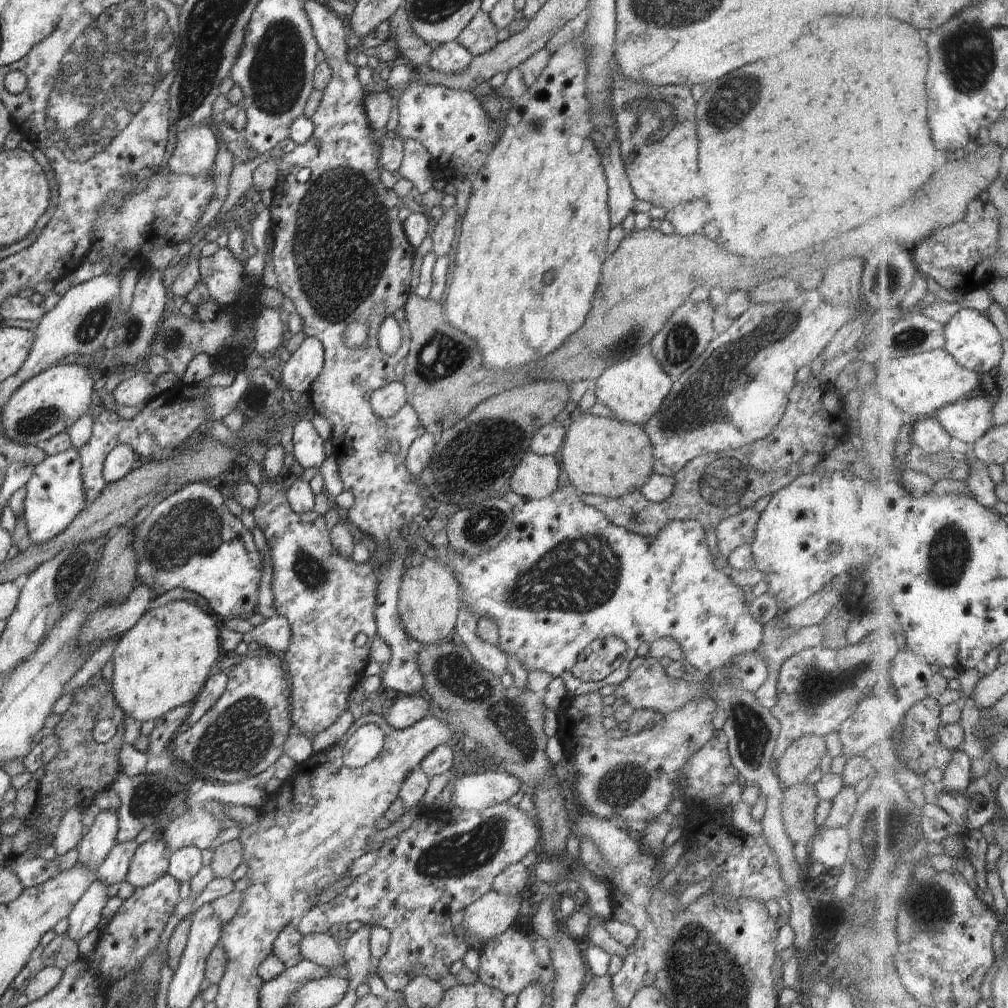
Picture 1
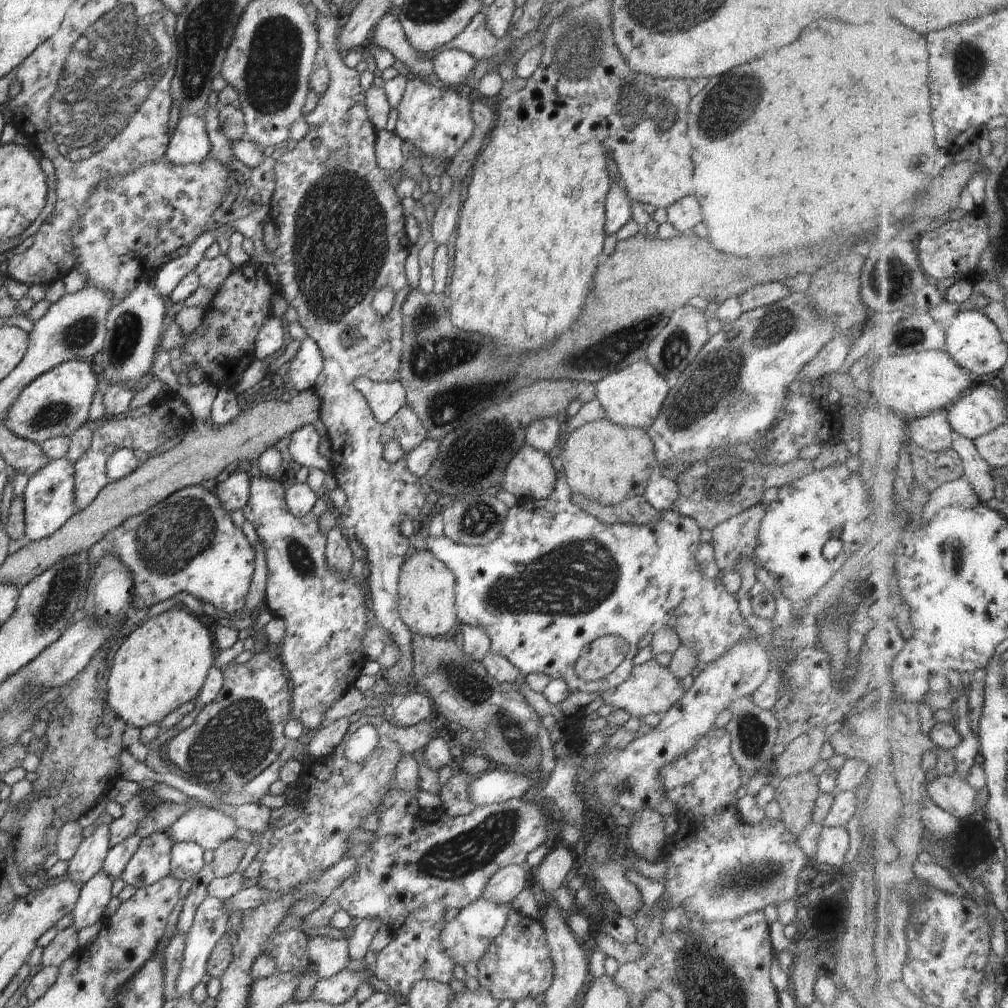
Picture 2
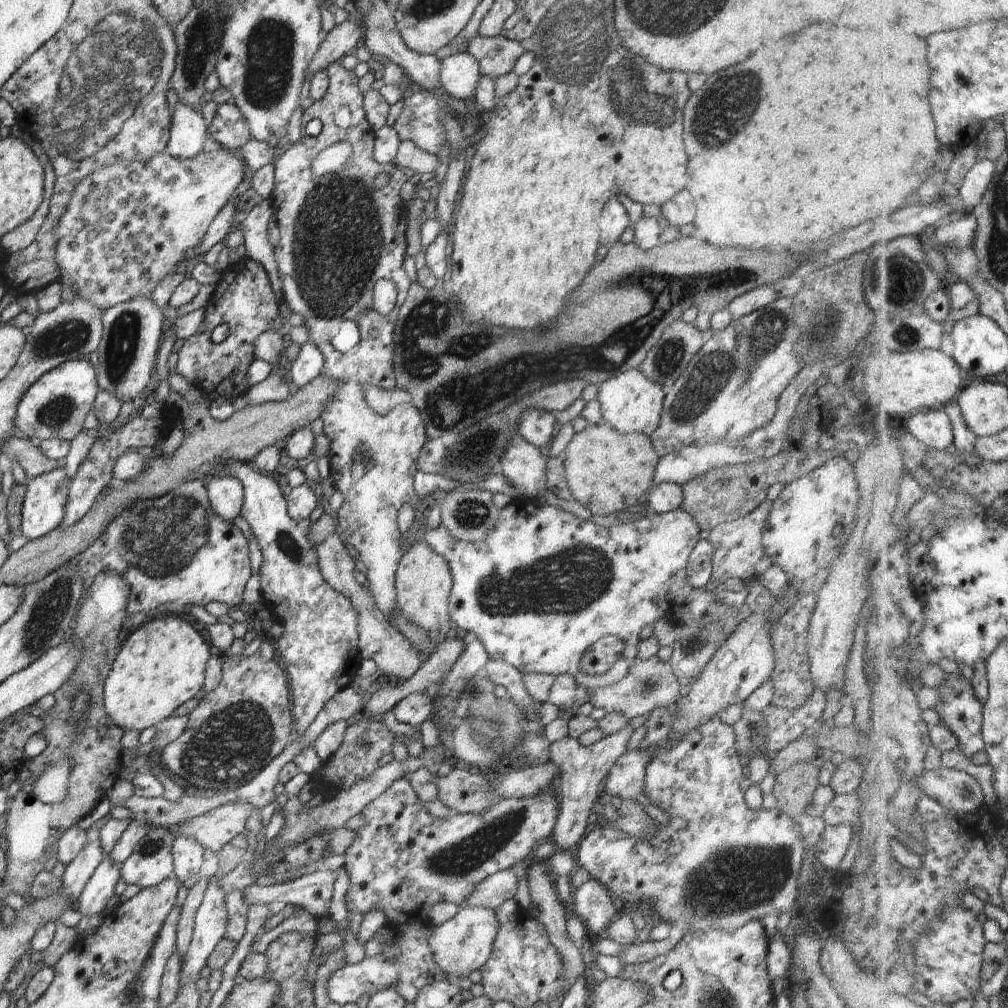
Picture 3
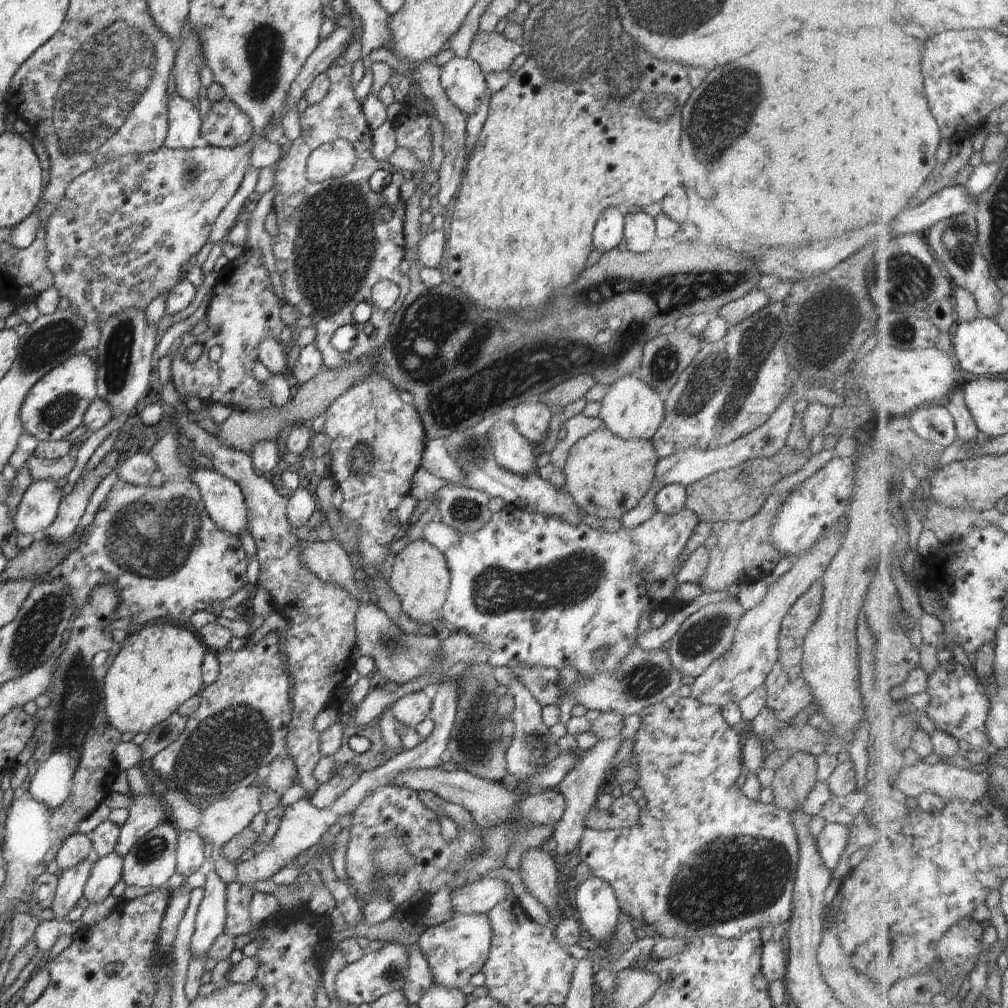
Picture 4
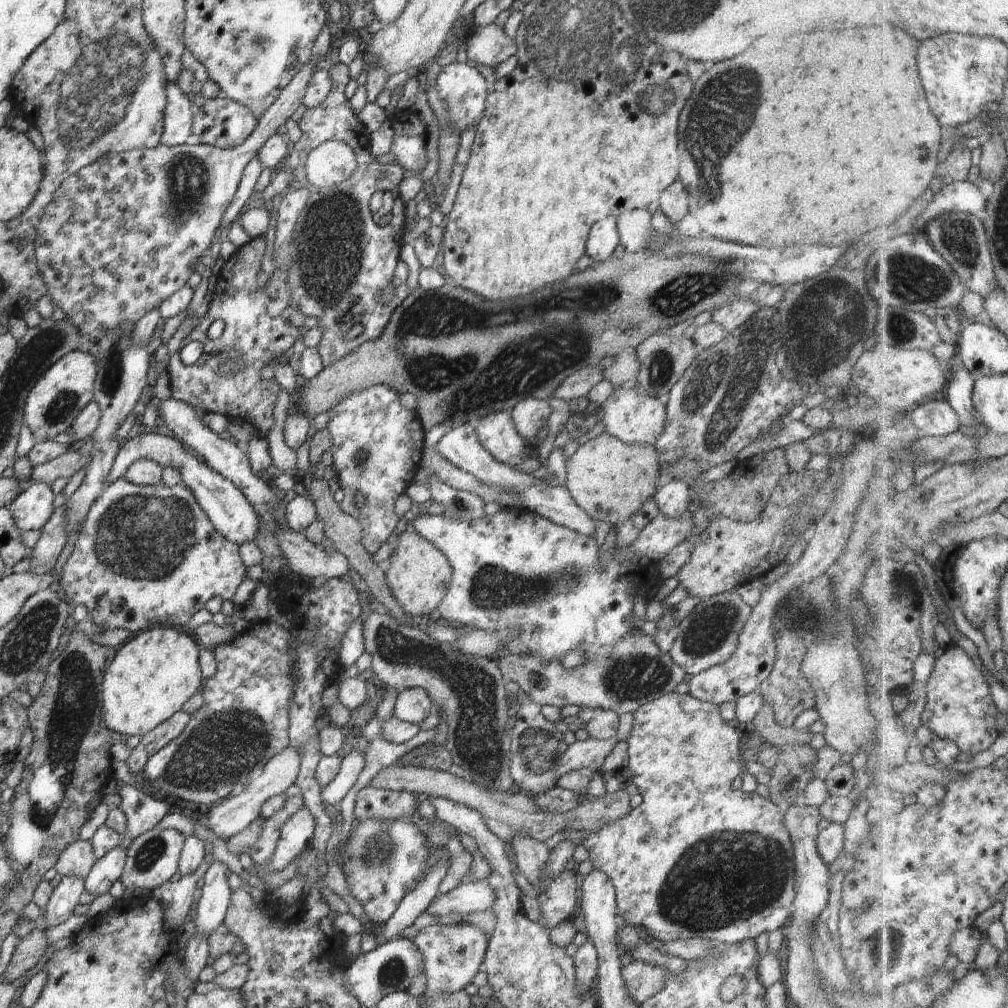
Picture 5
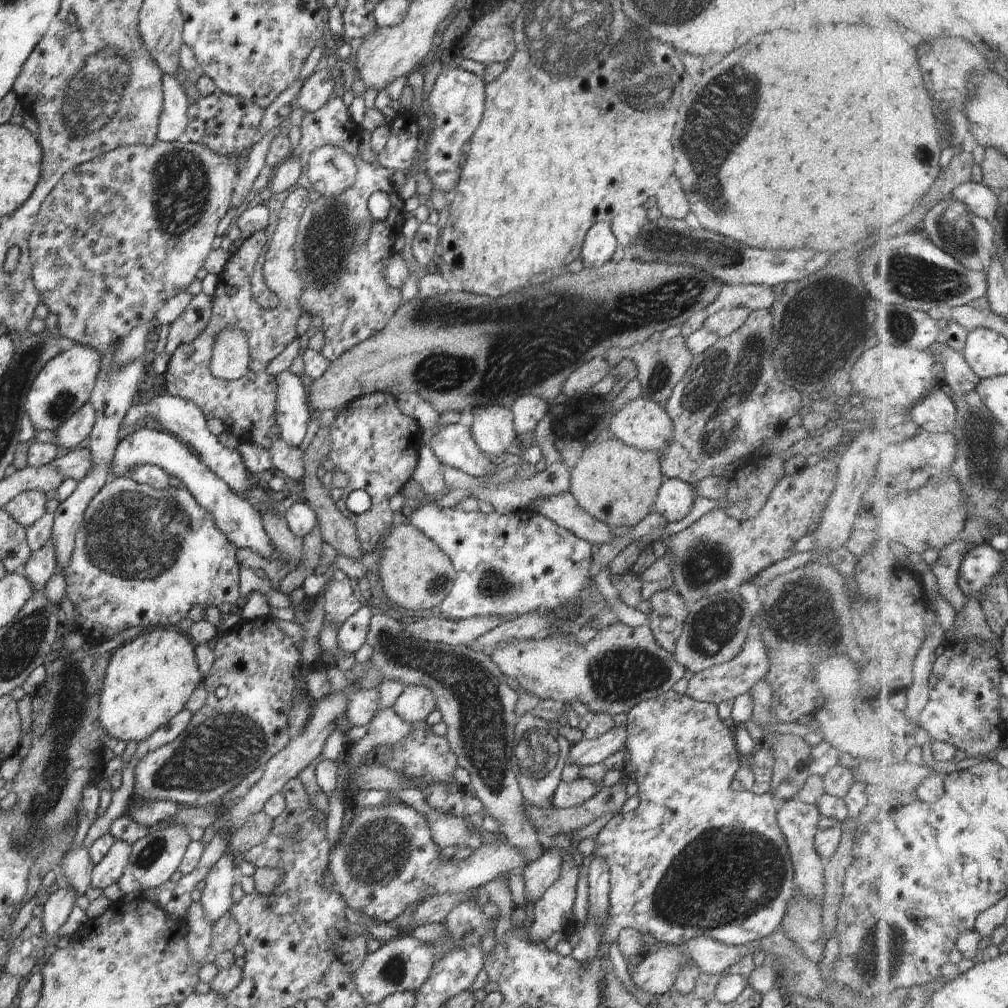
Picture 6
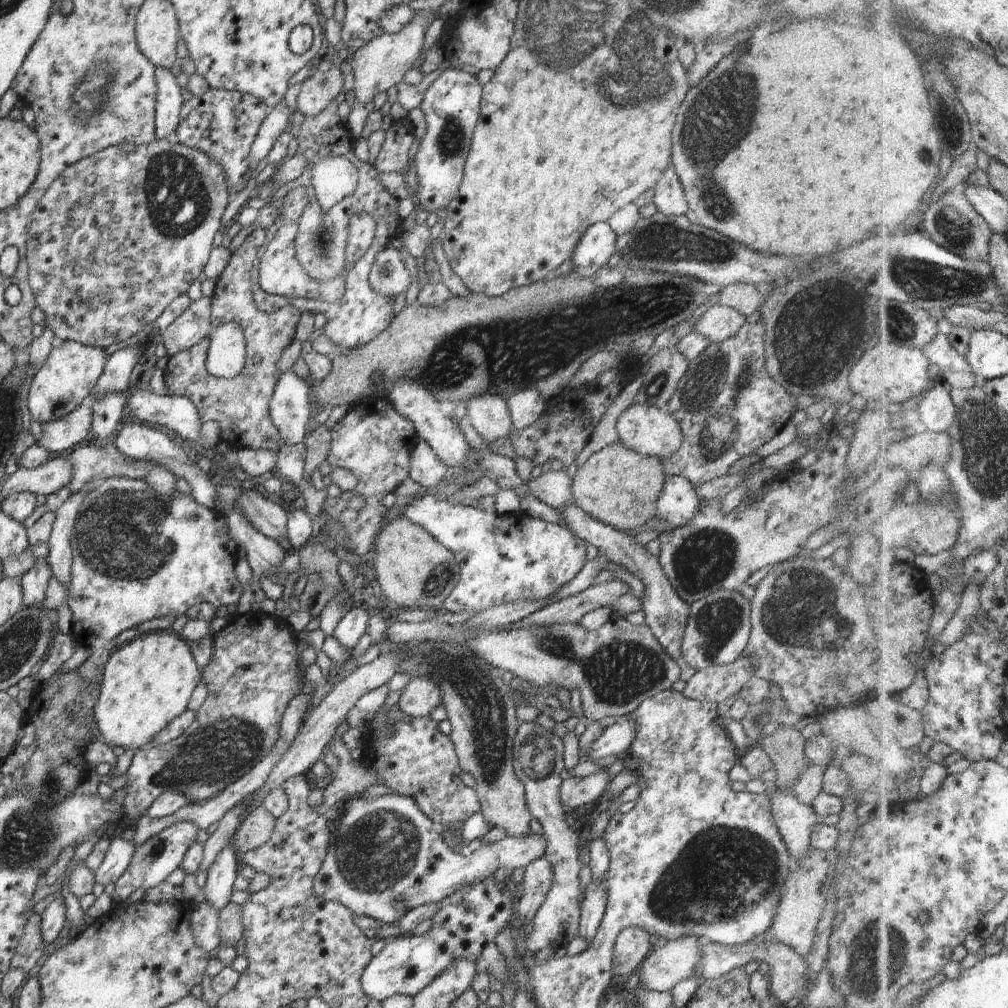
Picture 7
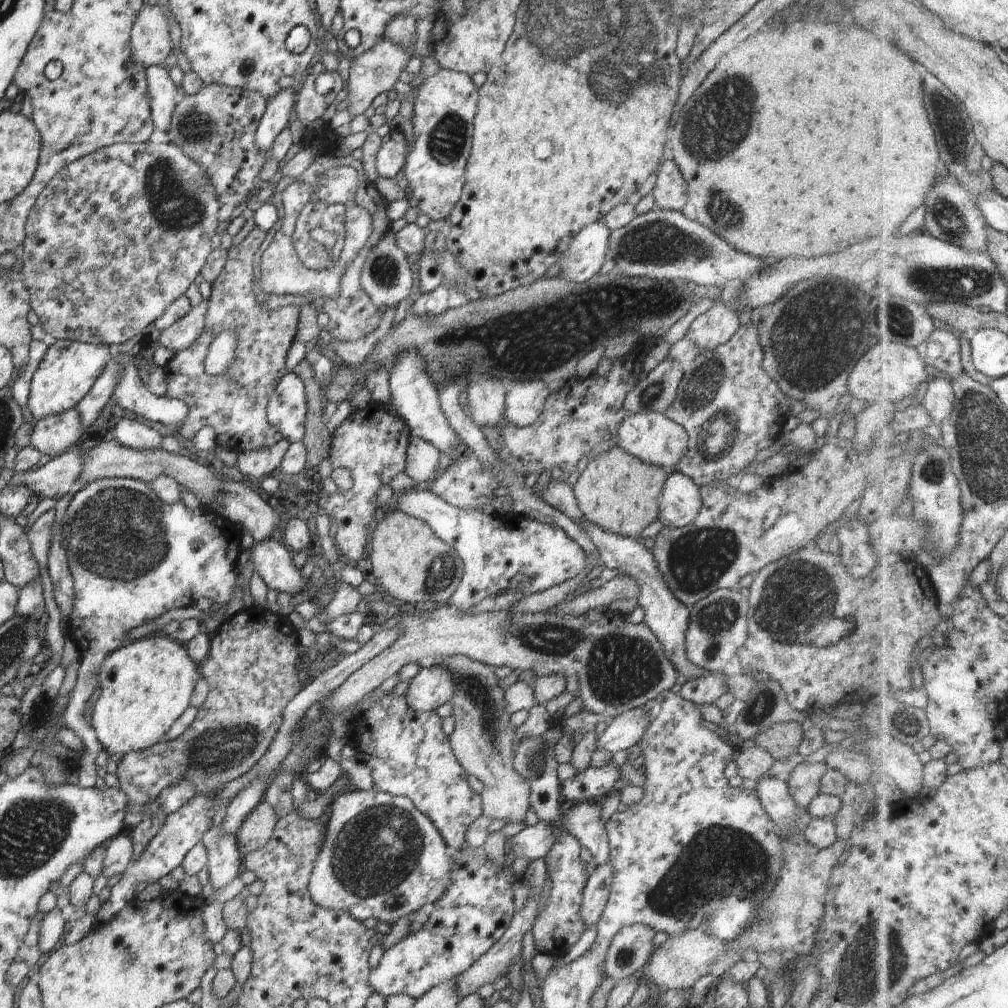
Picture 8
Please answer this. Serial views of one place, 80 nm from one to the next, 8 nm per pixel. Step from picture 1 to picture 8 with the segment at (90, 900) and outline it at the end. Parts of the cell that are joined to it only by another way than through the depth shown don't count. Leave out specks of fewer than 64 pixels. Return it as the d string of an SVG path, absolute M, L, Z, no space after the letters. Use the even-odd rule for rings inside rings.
M120 833L106 843L106 854L101 874L107 879L116 874L123 874L133 859L133 842Z

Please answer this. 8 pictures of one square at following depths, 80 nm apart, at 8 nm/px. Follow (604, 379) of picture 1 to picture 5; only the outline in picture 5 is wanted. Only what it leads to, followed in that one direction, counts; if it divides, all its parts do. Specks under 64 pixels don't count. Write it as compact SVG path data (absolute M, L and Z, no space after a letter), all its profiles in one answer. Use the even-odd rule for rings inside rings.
M636 382L624 384L618 390L614 390L600 406L600 410L604 410L606 432L628 444L654 445L667 423L666 407L658 398L642 391Z

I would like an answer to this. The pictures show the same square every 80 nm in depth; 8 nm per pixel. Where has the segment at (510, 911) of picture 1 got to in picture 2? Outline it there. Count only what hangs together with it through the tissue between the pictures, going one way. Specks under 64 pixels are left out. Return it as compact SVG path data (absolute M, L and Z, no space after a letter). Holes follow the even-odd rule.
M475 900L460 909L458 915L442 927L439 936L441 948L455 965L464 967L470 962L477 963L485 955L494 938L501 933L510 909L512 909L510 904L500 905L494 901Z

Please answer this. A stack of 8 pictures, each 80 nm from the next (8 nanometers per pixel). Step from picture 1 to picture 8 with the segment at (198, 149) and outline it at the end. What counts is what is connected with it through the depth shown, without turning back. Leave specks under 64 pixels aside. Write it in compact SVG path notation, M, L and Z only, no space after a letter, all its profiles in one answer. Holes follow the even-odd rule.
M150 65L146 67L145 74L154 126L162 132L167 132L172 111L181 96L180 86L170 79L169 72L161 66Z

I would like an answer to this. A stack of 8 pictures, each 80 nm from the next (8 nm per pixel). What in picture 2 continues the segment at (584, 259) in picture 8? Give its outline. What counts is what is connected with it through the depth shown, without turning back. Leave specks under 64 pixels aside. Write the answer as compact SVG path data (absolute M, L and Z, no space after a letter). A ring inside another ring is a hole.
M610 182L610 189L605 198L605 225L606 236L618 232L631 219L630 196L622 182Z

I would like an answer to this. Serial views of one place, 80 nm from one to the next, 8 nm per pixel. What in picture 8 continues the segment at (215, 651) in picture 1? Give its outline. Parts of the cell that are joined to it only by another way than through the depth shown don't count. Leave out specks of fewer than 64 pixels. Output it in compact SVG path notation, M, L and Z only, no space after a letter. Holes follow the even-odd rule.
M164 635L129 641L109 653L98 675L97 694L87 719L110 755L140 752L159 743L191 705L196 681L201 677L198 663L190 658L185 645Z

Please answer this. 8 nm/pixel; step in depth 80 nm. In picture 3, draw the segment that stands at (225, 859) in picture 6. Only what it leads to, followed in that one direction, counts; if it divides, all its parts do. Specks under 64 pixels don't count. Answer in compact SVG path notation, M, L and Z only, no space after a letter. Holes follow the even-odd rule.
M214 876L207 880L207 889L202 904L195 914L193 935L182 964L180 984L200 978L200 970L207 964L208 957L227 931L227 908L225 892L219 879Z

